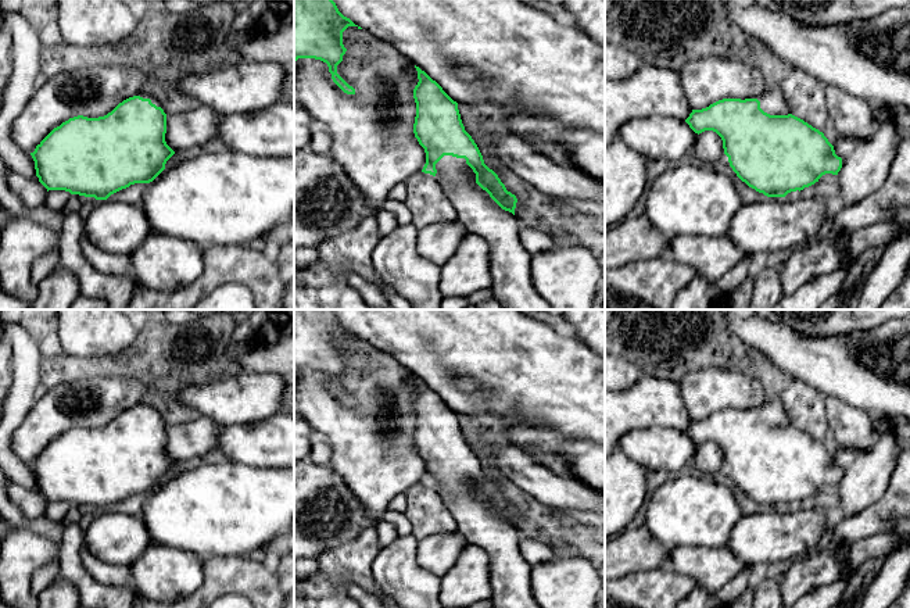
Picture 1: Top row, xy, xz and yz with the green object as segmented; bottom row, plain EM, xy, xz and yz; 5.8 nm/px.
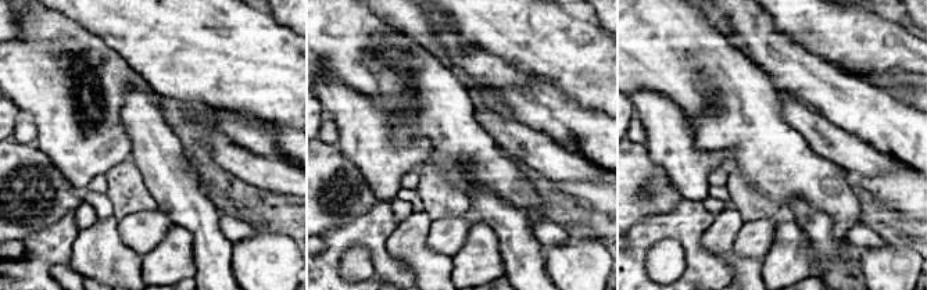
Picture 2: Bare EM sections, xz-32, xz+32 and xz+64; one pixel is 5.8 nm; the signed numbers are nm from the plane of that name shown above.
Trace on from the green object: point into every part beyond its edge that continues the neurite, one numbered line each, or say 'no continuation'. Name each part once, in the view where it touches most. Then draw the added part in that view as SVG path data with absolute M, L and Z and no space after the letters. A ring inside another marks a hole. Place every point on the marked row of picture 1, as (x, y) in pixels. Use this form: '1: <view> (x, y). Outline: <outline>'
1: xz (512, 286). Outline: M444 155L436 164L436 179L444 194L456 210L458 222L469 233L480 236L490 247L490 267L492 275L492 294L505 310L551 310L540 296L531 280L531 254L520 243L522 222L512 212L502 210L490 194L476 183L476 174L465 158Z

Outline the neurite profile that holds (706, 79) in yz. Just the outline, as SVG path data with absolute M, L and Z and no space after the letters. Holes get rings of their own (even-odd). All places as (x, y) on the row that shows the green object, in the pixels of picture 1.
M699 57L687 62L678 74L692 110L723 99L755 99L767 90L762 74L738 60Z

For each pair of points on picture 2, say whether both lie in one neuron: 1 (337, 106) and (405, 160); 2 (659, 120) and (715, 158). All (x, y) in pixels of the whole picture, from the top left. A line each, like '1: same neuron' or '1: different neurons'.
1: same neuron
2: same neuron

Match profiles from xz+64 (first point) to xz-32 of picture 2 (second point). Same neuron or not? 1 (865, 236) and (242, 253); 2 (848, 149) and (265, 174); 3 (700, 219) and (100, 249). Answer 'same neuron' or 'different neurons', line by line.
1: different neurons
2: same neuron
3: different neurons

